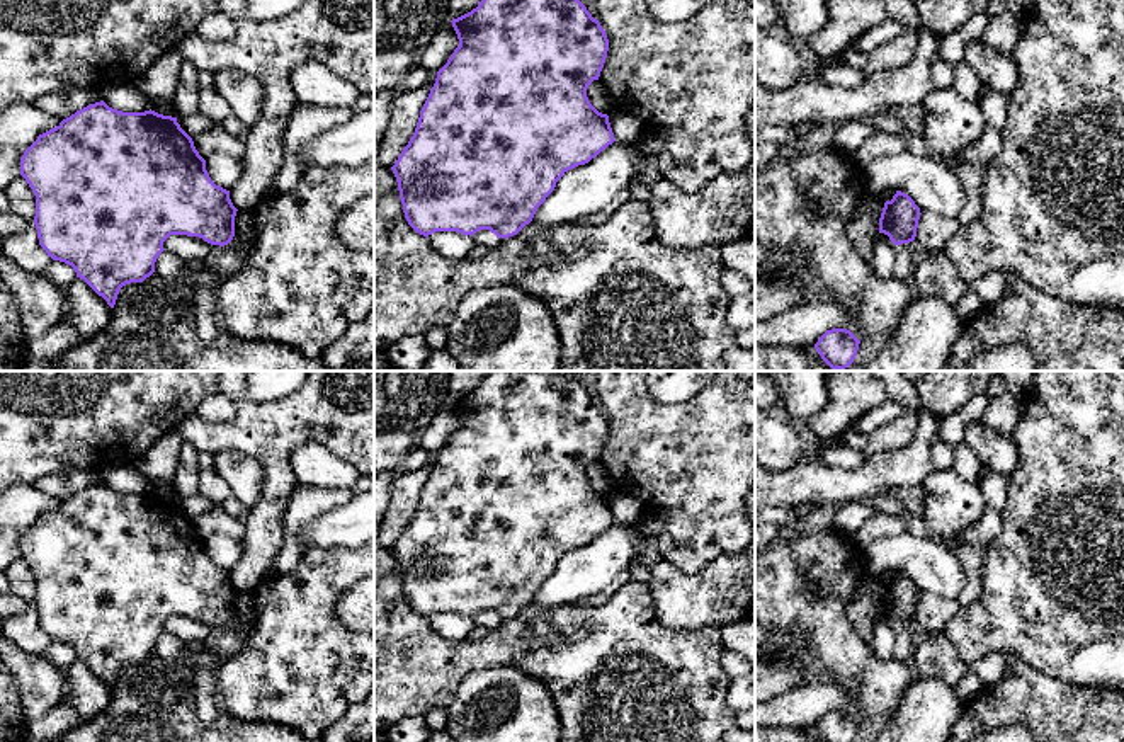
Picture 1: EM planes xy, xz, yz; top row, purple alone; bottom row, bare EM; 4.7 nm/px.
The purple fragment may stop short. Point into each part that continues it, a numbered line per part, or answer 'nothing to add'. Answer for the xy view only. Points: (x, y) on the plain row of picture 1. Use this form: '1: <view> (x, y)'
nothing to add

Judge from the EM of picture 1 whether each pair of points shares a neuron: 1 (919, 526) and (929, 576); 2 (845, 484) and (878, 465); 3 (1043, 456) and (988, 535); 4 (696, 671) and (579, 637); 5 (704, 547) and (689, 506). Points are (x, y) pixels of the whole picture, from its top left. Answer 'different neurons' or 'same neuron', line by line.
1: different neurons
2: same neuron
3: different neurons
4: same neuron
5: same neuron

